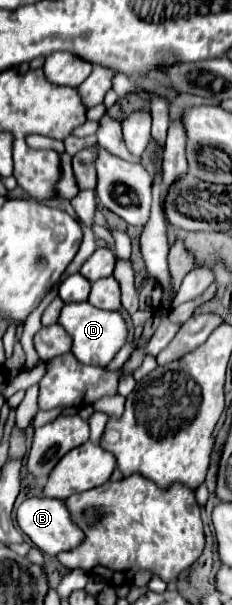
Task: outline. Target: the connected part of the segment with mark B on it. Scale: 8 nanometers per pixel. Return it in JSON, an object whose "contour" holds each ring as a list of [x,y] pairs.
{"contour":[[[34,496],[24,500],[16,512],[16,522],[22,532],[32,540],[32,544],[50,556],[56,556],[60,550],[70,550],[82,542],[82,530],[74,526],[64,502],[56,498]]]}

